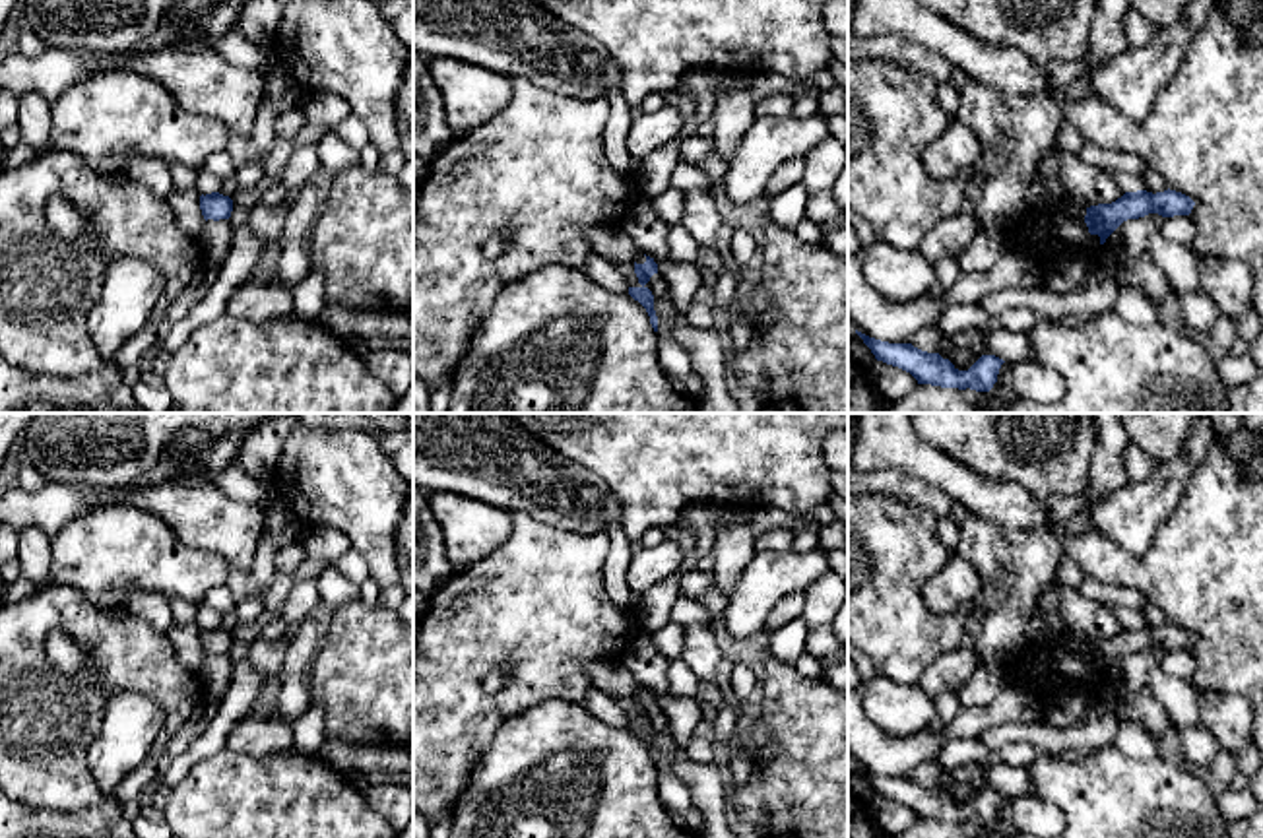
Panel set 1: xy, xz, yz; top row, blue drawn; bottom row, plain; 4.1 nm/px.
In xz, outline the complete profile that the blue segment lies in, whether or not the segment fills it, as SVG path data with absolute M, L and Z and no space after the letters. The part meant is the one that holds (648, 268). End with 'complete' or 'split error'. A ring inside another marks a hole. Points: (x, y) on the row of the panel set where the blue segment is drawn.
M646 256L644 264L634 262L634 274L638 277L640 285L638 287L629 287L629 295L646 308L646 312L650 316L650 324L652 324L654 332L658 332L658 316L656 316L656 310L654 310L654 295L646 287L650 277L654 274L658 274L658 264L654 262L654 258Z; complete

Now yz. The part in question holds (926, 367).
M858 330L856 334L871 349L877 361L910 372L918 380L918 384L989 392L997 382L1001 365L1005 363L995 355L982 355L968 371L958 371L949 359L943 359L939 353L922 351L912 343L881 341Z; complete

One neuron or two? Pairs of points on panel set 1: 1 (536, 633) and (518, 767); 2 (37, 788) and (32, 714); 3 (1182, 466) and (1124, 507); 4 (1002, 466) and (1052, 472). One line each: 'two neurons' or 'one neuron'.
1: two neurons
2: one neuron
3: one neuron
4: one neuron

